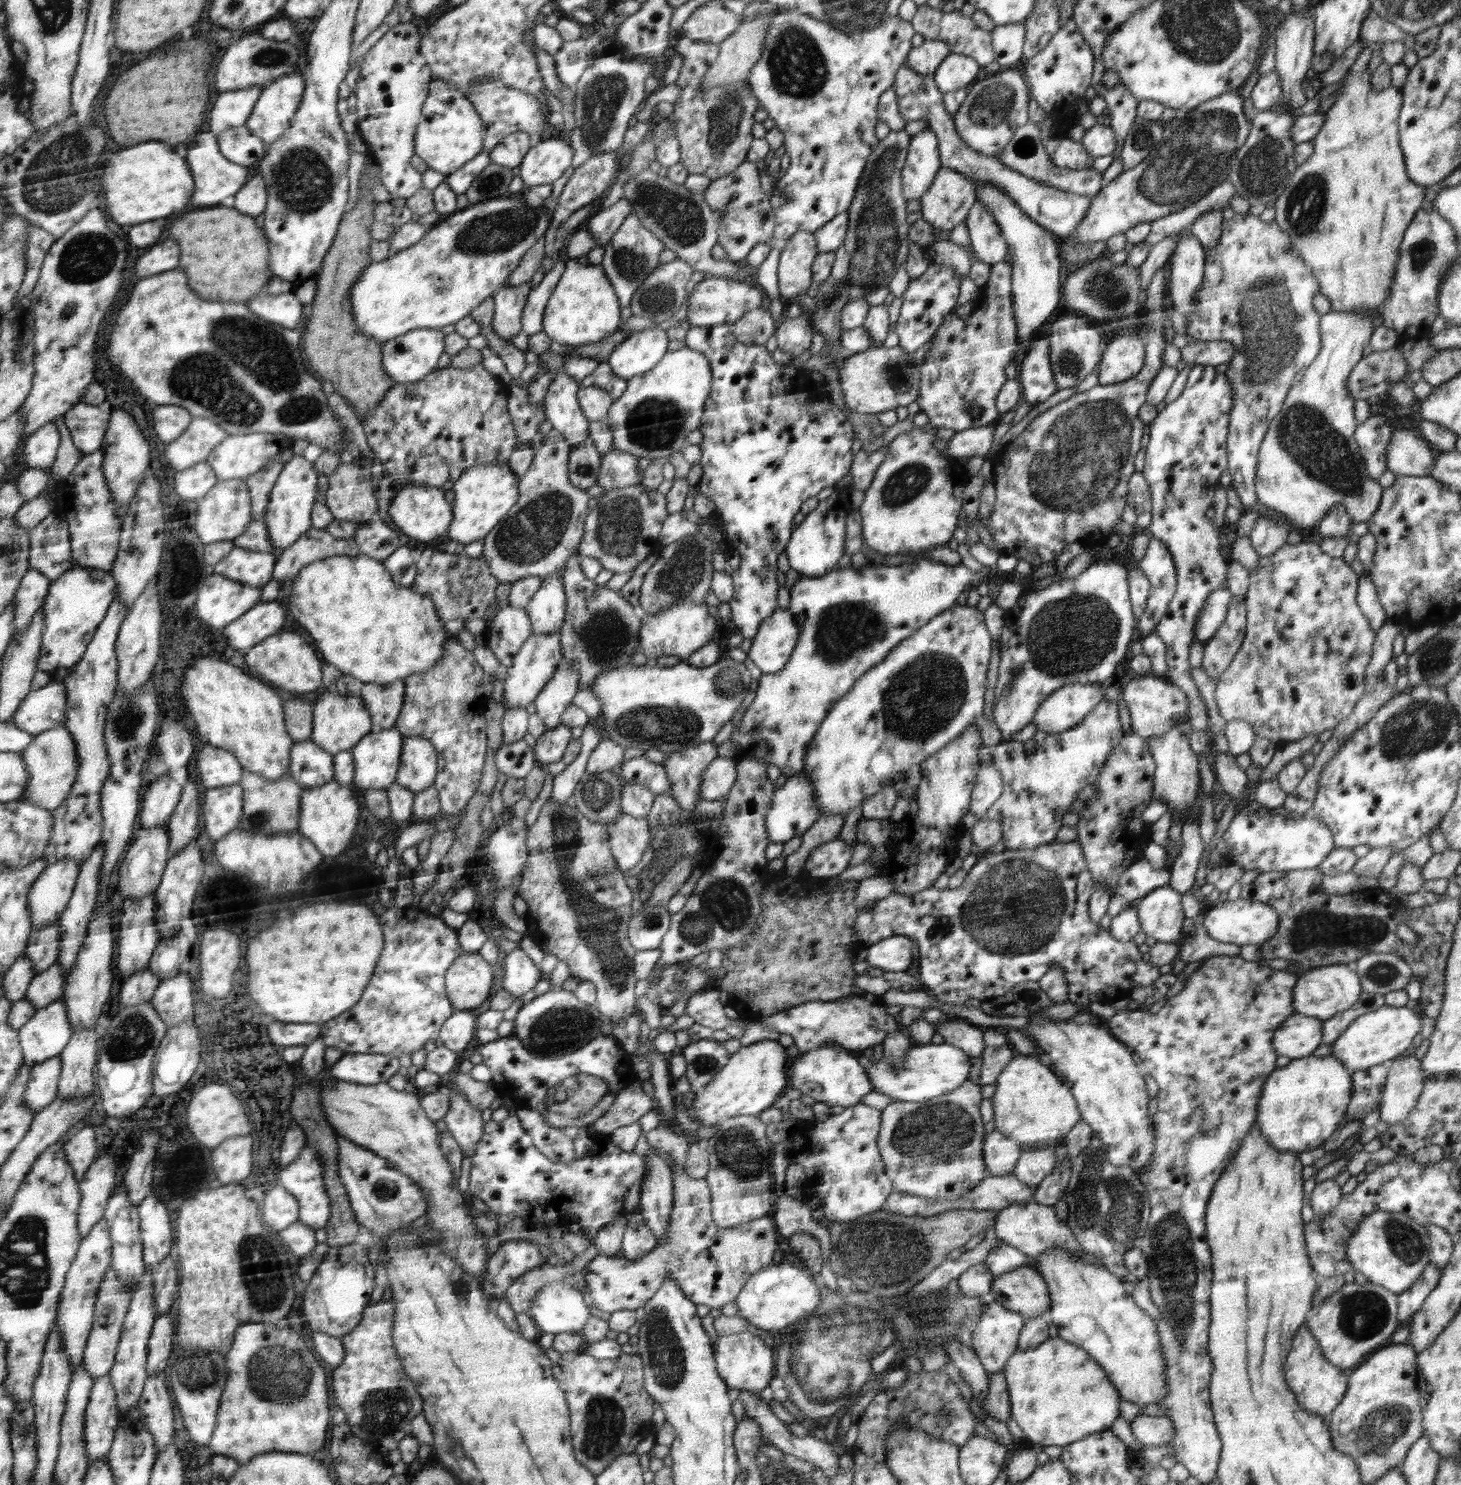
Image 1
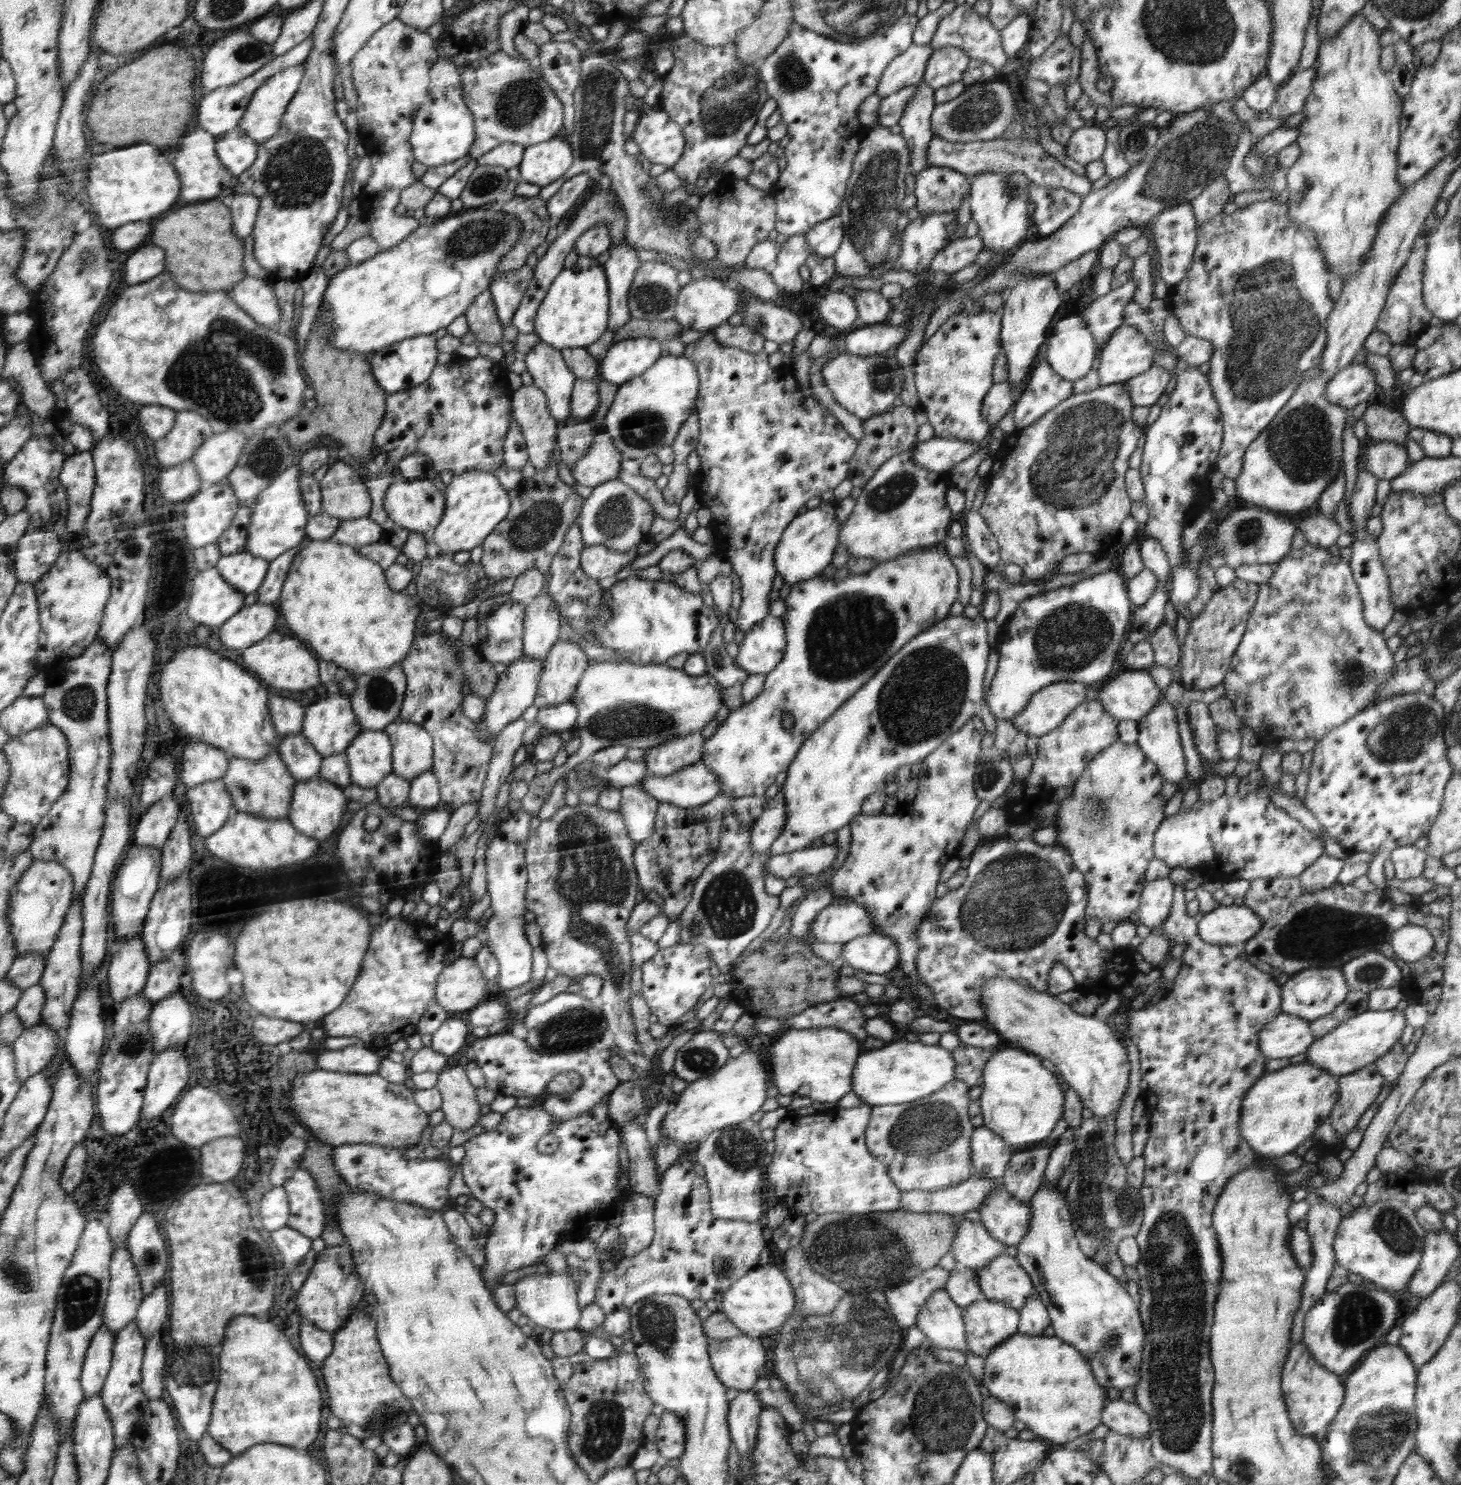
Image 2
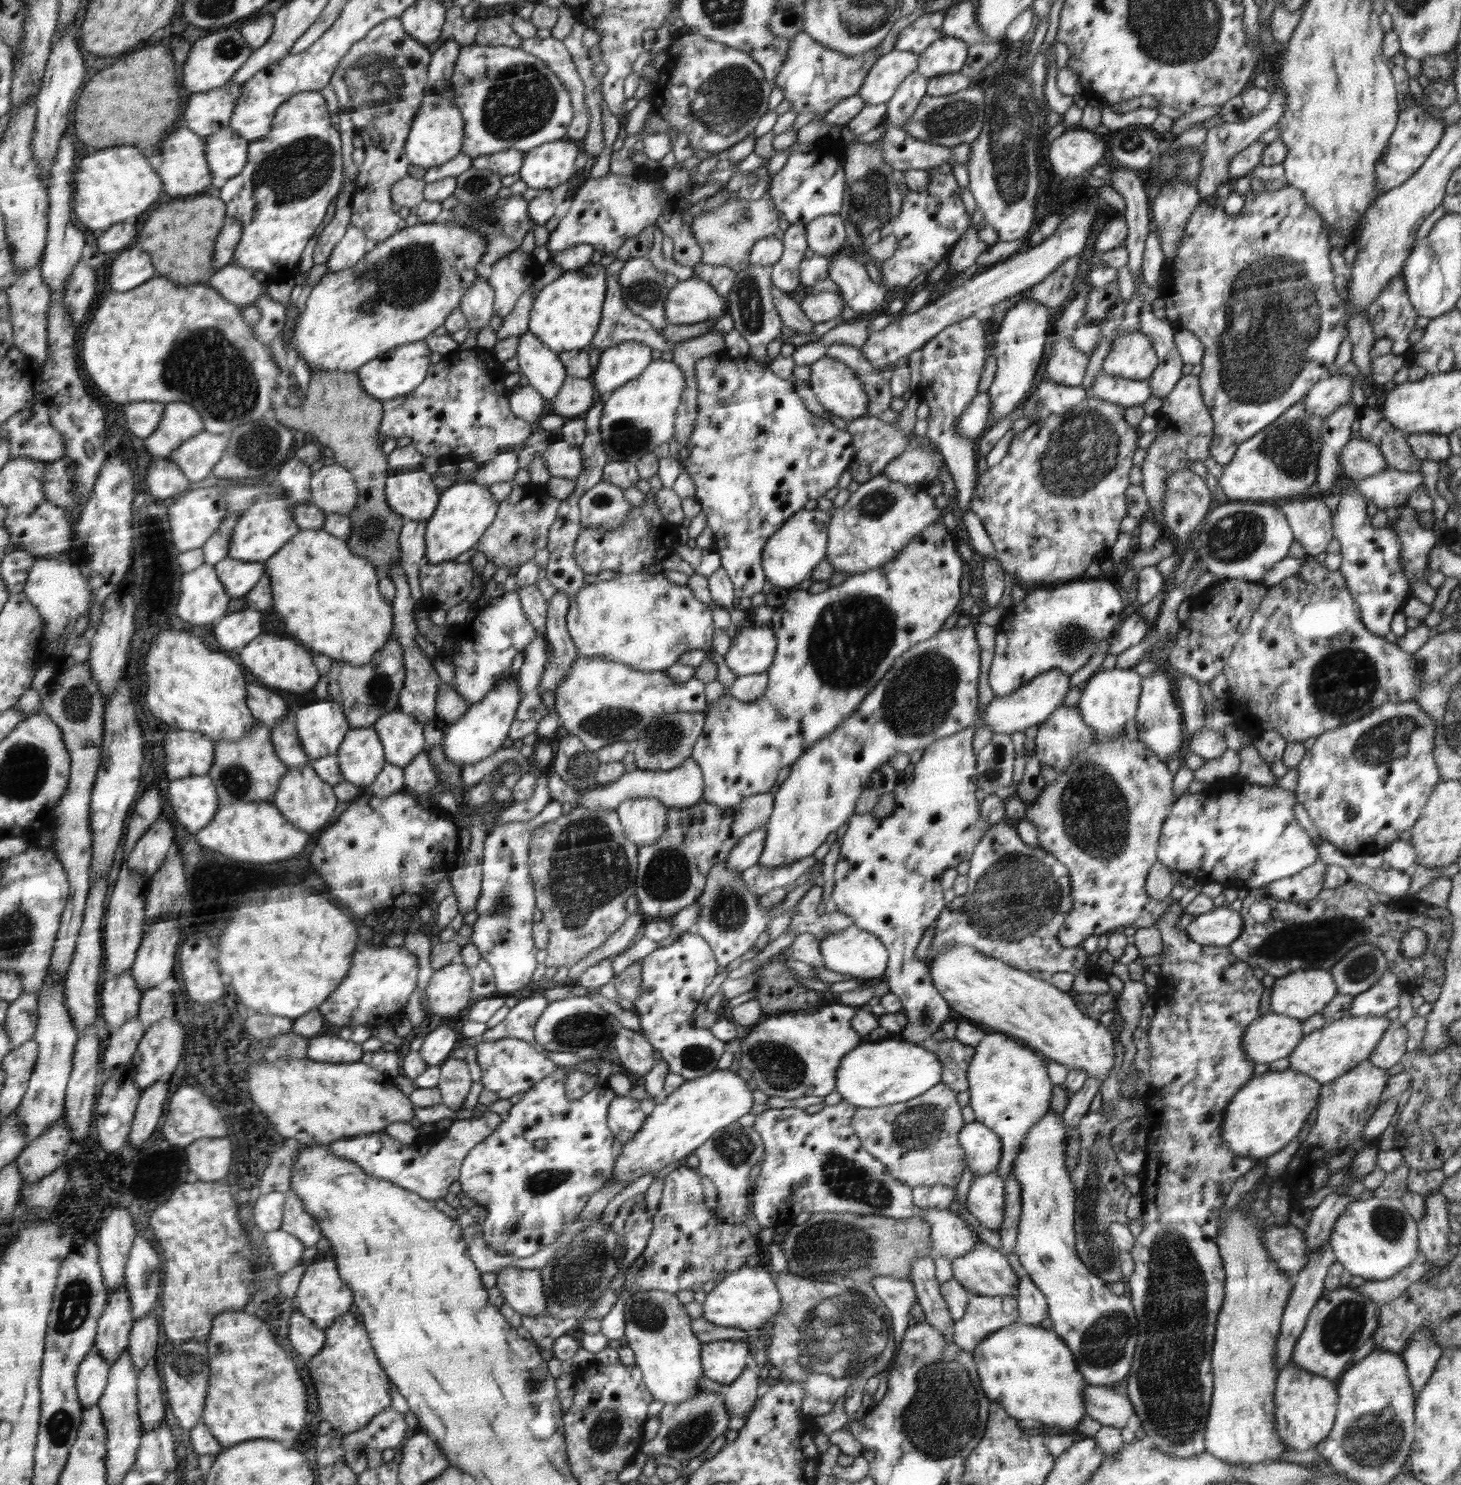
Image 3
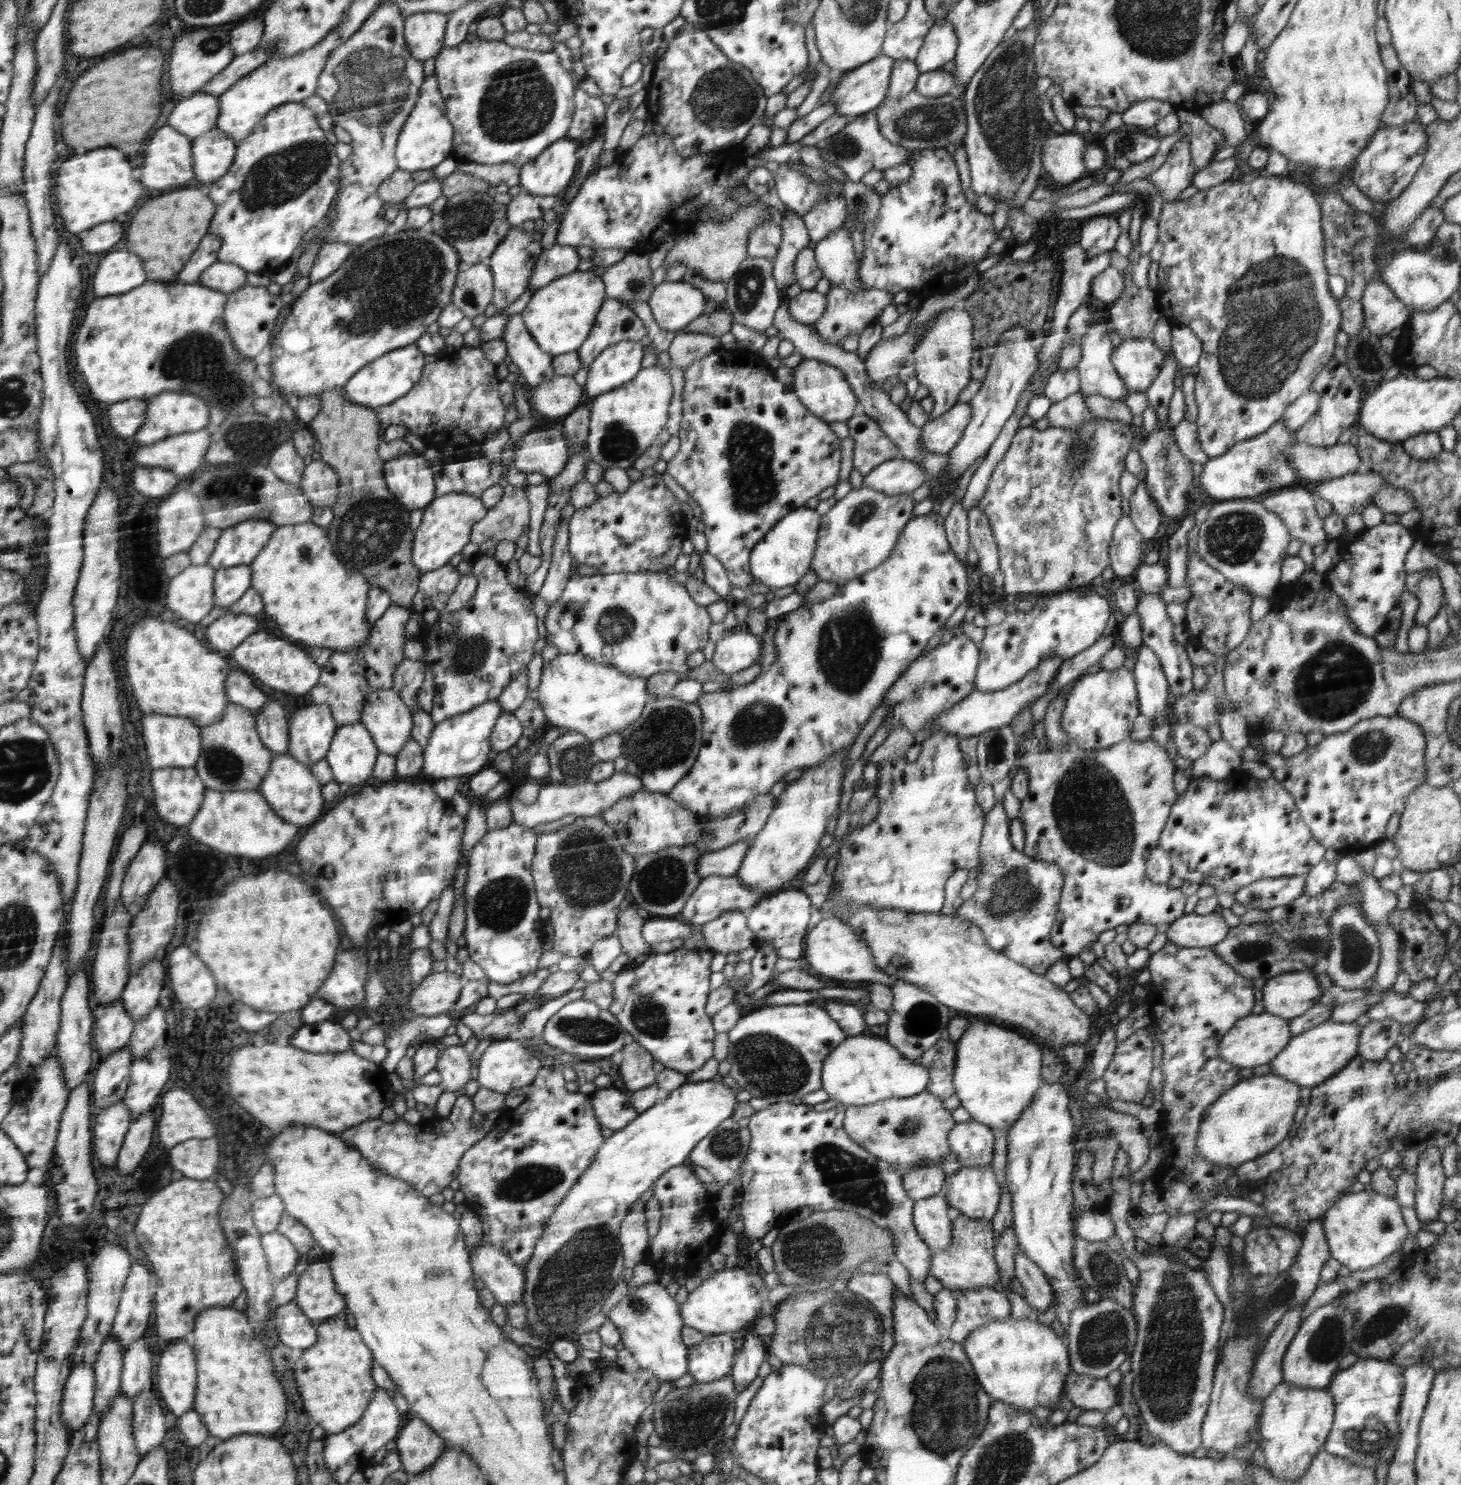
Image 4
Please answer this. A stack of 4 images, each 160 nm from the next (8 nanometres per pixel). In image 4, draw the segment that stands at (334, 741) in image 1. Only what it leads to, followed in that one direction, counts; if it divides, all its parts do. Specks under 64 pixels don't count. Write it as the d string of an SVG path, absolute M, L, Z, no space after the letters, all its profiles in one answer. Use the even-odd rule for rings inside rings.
M312 703L293 712L289 718L287 754L309 766L328 756L340 728L327 704Z

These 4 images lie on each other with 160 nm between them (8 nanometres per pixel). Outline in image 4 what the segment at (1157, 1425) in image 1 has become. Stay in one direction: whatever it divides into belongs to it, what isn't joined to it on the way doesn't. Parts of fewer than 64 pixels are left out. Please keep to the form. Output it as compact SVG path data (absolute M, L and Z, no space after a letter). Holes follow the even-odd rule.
M1071 1371L1067 1374L1063 1394L1074 1406L1084 1410L1100 1410L1104 1414L1118 1403L1118 1393L1106 1379L1097 1379Z

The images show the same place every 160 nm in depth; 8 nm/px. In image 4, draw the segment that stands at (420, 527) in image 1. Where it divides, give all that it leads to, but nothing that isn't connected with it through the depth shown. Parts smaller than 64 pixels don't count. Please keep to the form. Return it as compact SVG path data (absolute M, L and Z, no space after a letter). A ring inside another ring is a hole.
M412 453L396 455L396 458L392 458L392 460L387 457L385 465L385 479L390 485L390 490L411 511L426 508L437 497L436 479L432 472L433 470L430 470L430 466L426 464L424 458L412 456Z

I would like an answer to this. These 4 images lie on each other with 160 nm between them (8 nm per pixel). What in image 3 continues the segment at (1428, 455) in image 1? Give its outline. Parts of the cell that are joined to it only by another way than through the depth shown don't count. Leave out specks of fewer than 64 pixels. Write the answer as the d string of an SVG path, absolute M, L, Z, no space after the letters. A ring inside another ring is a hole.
M1350 439L1339 454L1338 465L1344 479L1362 479L1387 470L1386 458L1371 442Z

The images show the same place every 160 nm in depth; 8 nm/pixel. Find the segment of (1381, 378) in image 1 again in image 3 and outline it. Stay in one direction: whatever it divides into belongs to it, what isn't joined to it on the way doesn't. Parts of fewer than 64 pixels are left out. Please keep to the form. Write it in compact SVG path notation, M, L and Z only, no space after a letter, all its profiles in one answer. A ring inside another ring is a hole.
M1346 374L1324 376L1304 398L1304 413L1314 416L1328 416L1340 406L1351 402L1353 378Z

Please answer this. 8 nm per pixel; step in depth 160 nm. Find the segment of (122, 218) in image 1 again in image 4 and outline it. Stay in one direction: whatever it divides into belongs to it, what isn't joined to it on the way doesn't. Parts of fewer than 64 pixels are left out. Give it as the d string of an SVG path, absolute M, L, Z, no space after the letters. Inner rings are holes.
M118 148L90 150L80 156L72 156L56 170L53 197L58 218L64 230L82 235L92 226L114 220L118 214L130 212L138 206L144 188L138 180L132 180L132 166Z

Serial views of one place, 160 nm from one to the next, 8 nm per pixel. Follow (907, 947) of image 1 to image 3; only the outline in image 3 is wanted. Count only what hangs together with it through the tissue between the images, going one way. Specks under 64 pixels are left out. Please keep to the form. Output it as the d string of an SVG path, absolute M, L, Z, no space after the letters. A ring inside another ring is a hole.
M852 925L840 932L827 935L822 938L822 942L819 942L820 953L824 957L824 968L840 974L854 975L861 981L867 978L879 980L884 977L888 950L875 934Z

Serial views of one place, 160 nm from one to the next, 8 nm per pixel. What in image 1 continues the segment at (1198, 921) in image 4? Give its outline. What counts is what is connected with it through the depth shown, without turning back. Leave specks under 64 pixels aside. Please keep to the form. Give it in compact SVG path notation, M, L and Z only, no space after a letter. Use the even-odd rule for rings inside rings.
M1240 897L1235 901L1227 900L1221 905L1216 904L1206 913L1202 924L1212 939L1241 948L1249 944L1261 945L1273 938L1278 930L1279 918L1274 907L1260 901Z

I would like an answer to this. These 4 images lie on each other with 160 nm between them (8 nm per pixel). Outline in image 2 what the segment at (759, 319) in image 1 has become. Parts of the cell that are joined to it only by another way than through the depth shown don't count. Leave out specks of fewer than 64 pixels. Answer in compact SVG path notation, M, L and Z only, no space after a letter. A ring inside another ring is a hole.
M724 323L714 329L714 335L716 335L718 343L724 345L724 347L737 347L752 354L763 351L766 341L762 335L758 335L758 333L742 324L734 327L730 326L729 323Z

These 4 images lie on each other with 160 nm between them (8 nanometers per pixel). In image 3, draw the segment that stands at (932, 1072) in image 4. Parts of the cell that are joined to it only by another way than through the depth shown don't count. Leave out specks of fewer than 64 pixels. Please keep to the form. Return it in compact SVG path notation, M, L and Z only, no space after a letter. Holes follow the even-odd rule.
M934 1037L919 1043L922 1048L933 1052L942 1065L941 1081L954 1092L968 1090L966 1073L974 1054L974 1047L956 1039L938 1041Z

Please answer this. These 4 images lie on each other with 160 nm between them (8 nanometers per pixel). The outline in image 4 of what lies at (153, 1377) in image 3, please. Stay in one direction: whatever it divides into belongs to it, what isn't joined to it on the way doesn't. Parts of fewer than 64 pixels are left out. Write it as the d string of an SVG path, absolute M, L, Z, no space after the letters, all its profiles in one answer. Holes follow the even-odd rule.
M152 1387L133 1399L133 1438L140 1456L160 1446L167 1433L167 1416L162 1413L159 1393Z

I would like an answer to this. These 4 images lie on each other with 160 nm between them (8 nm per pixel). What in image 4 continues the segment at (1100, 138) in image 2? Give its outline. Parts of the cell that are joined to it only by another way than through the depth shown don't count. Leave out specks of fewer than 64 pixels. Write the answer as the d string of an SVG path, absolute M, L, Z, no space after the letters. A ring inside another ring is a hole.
M1075 131L1042 139L1041 160L1044 170L1063 185L1080 180L1086 170L1082 157L1090 144L1090 136Z

